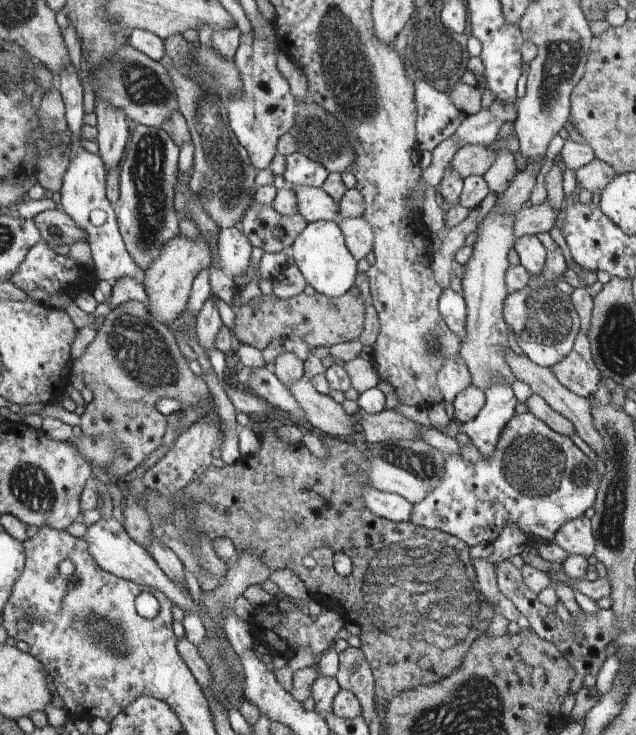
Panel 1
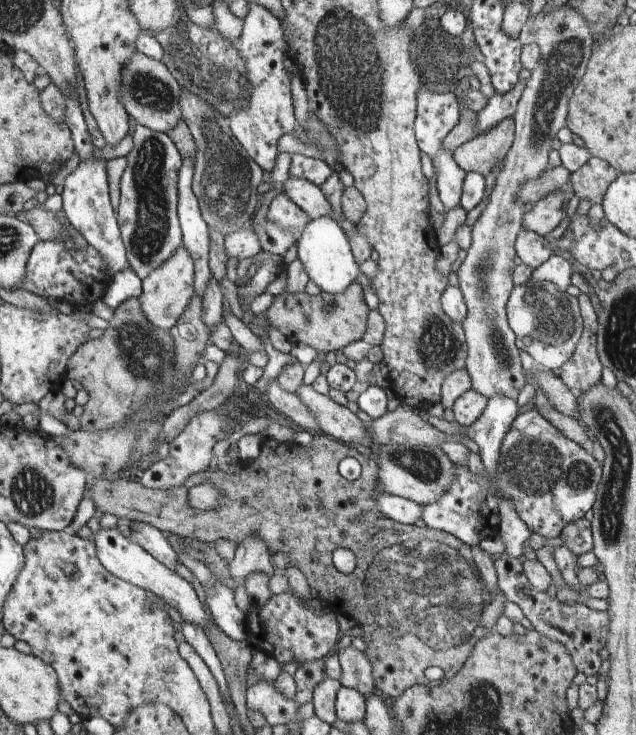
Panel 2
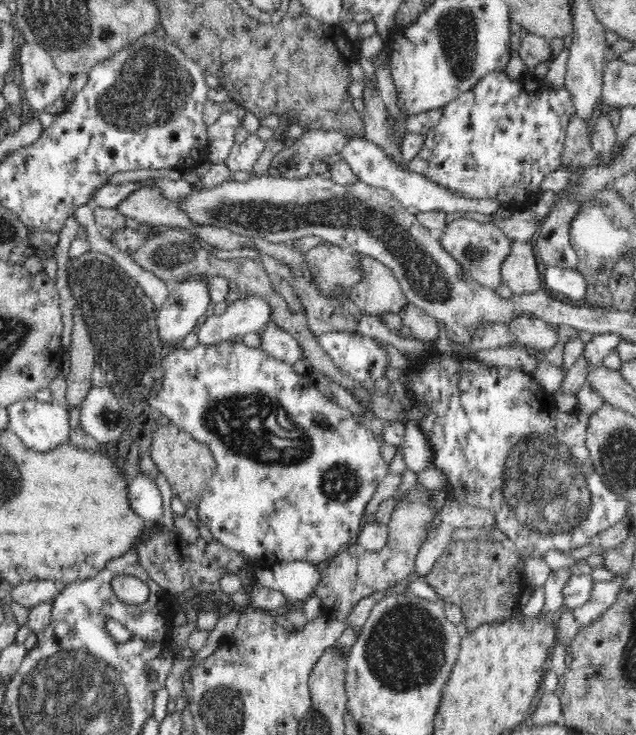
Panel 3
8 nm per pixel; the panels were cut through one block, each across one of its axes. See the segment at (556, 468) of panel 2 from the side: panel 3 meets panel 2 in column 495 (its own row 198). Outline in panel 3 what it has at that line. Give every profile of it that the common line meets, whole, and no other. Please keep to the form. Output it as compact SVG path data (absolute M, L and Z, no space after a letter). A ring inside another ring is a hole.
M504 71L490 72L471 90L442 107L438 124L425 134L425 147L406 165L406 169L466 197L531 207L537 202L542 180L561 165L566 128L572 116L576 116L576 107L565 86L546 88L536 79L520 77L512 80Z

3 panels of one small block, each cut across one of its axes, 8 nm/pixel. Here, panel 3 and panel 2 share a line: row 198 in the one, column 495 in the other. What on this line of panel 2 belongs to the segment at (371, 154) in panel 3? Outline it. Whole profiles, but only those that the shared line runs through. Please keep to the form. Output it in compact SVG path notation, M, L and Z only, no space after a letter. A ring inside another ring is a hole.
M498 395L487 402L486 408L469 427L459 425L455 420L448 422L429 414L429 409L422 410L428 416L428 423L439 431L449 435L466 434L479 446L479 456L485 470L494 477L497 476L498 459L505 434L509 431L514 418L518 416L516 400L504 395Z

